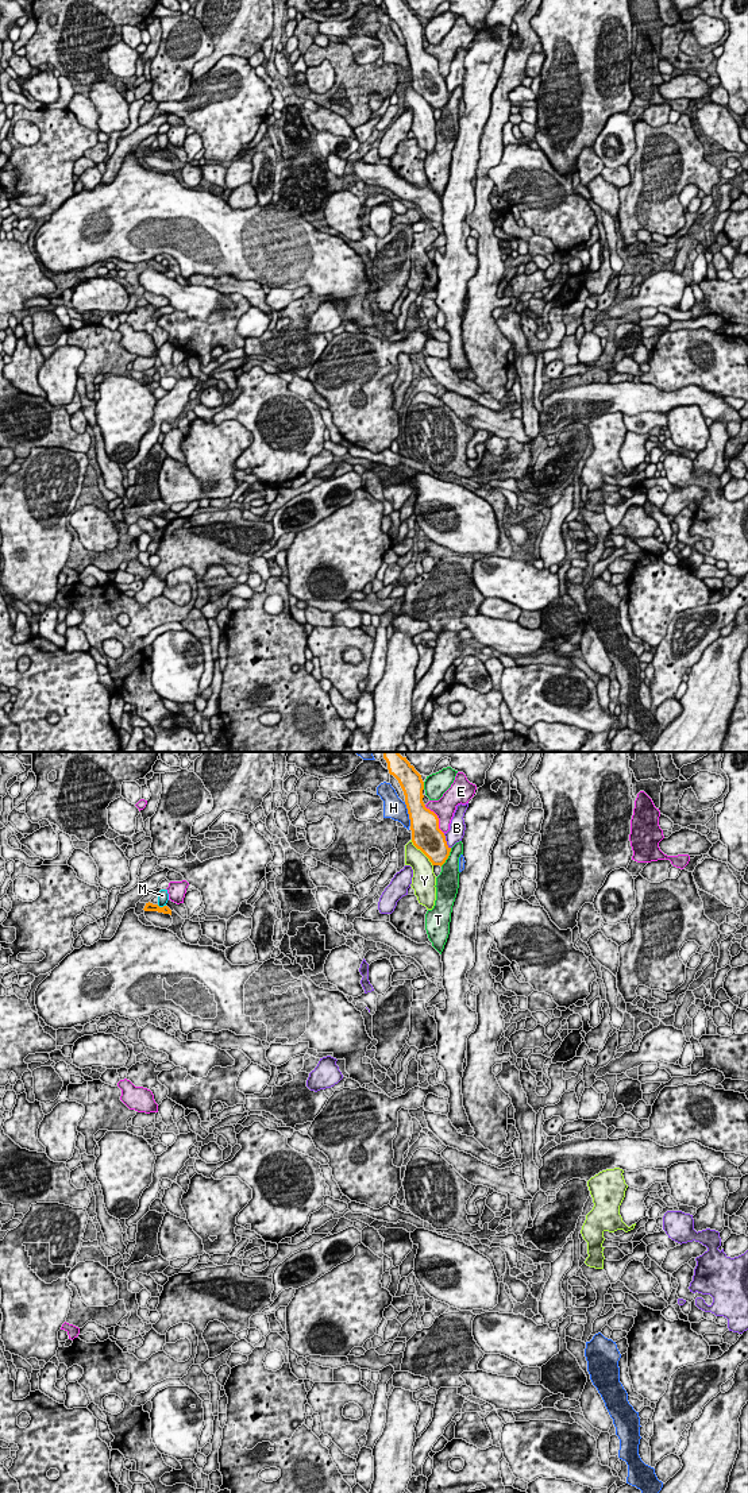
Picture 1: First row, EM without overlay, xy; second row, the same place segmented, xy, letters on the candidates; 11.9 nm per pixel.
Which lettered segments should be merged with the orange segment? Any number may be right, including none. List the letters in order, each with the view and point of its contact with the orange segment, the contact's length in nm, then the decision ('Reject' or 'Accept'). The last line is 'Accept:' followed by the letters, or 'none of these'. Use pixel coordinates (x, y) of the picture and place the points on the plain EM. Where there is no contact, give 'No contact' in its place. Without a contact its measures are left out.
B: Touches orange at xy (446, 85). Shared border 200 nm. Reject
E: Touches orange at xy (438, 62). Shared border 420 nm. Reject
H: Touches orange at xy (408, 57). Shared border 300 nm. Reject
M: Touches orange at xy (161, 151). Shared border 110 nm. Reject
T: Touches orange at xy (447, 101). Shared border 260 nm. Reject
Y: Touches orange at xy (423, 96). Shared border 420 nm. Reject
Accept: none of these

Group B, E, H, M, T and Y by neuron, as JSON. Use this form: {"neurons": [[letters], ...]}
{"neurons": [["B"], ["E"], ["H"], ["M"], ["T"], ["Y"]]}

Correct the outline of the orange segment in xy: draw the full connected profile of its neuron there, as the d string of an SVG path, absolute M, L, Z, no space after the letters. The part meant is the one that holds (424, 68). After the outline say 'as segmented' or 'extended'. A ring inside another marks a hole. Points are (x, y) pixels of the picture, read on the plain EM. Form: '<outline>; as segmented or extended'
M383 0L389 18L393 19L405 39L412 74L412 86L432 107L443 109L450 100L444 77L439 73L437 59L423 46L424 26L415 11L402 0Z; as segmented

